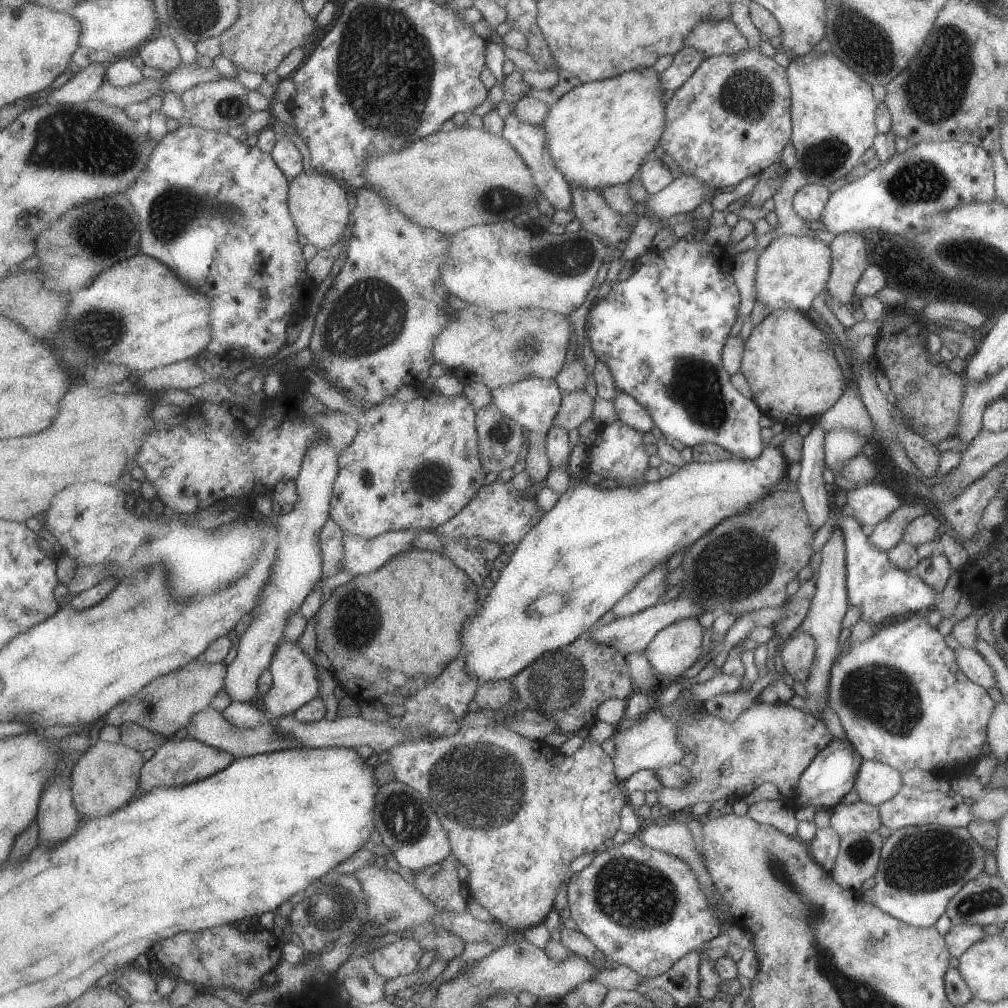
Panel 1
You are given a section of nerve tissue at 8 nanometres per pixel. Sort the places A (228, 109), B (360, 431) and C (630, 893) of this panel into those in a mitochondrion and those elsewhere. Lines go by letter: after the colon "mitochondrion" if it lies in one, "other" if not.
A: mitochondrion
B: other
C: mitochondrion

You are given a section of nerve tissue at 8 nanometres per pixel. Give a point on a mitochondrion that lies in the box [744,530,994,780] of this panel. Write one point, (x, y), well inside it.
(885, 695)

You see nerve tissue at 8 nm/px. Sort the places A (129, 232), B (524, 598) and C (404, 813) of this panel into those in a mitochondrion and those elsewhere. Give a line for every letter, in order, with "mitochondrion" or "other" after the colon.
A: mitochondrion
B: other
C: mitochondrion

